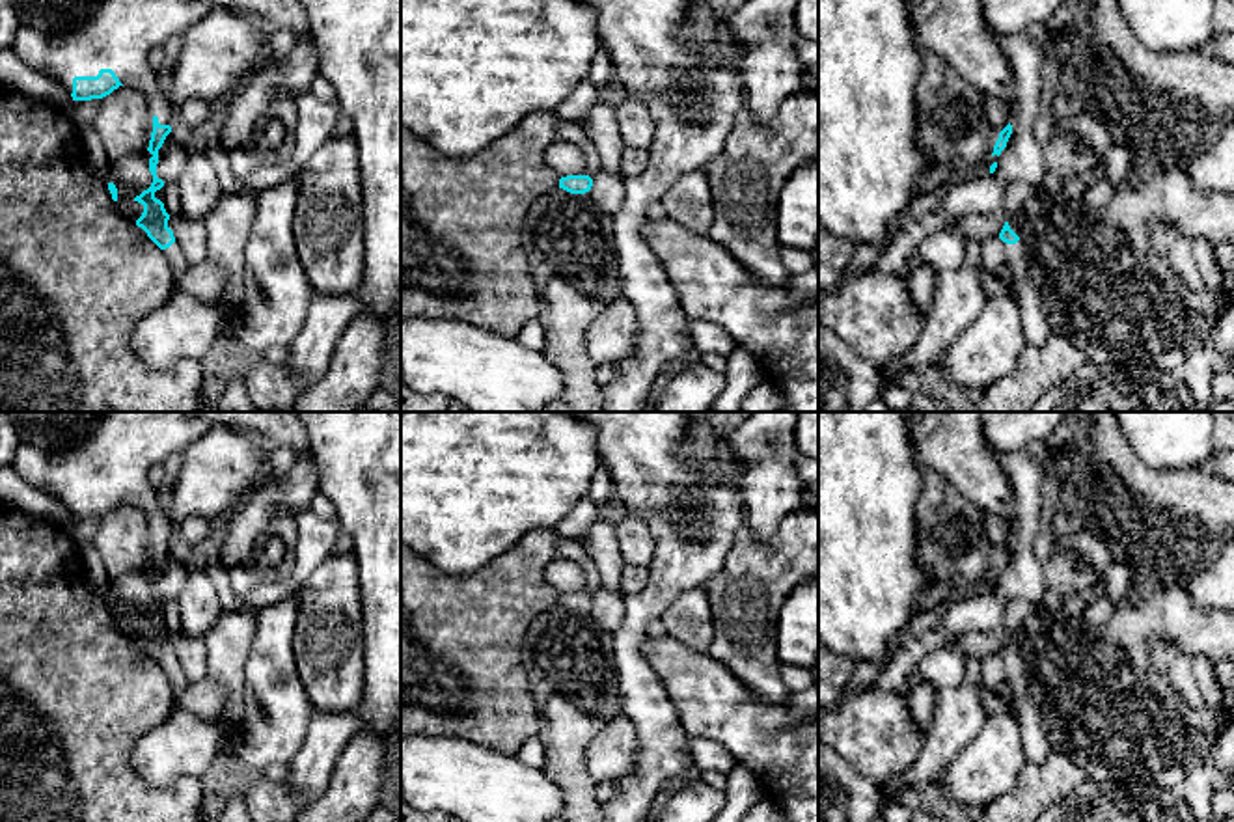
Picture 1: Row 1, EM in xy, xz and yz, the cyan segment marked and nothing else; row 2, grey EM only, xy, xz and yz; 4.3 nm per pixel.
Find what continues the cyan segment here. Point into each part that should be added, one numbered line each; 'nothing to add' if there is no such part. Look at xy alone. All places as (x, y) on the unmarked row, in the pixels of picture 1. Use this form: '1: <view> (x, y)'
1: xy (120, 450)

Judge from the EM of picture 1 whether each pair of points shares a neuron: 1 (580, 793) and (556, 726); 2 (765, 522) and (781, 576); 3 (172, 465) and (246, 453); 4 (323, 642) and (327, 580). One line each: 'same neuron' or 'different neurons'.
1: same neuron
2: different neurons
3: different neurons
4: same neuron

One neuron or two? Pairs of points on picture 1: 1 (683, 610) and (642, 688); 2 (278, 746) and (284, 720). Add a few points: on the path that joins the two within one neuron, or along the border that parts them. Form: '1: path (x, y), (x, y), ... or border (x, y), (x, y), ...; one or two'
1: border (692, 588), (686, 588), (658, 617); two
2: path (278, 740), (278, 726); one

